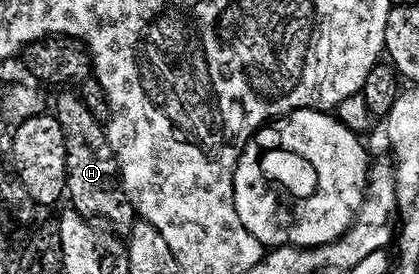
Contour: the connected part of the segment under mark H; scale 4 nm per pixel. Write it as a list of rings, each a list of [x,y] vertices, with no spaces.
[[[78,92],[56,93],[59,94],[55,97],[53,115],[63,128],[67,193],[69,198],[71,197],[70,208],[76,209],[85,218],[106,223],[112,230],[130,230],[137,220],[137,214],[131,205],[131,200],[123,192],[123,182],[119,180],[119,164],[113,155],[113,147],[107,138],[104,122],[93,119],[93,111],[85,107]]]

